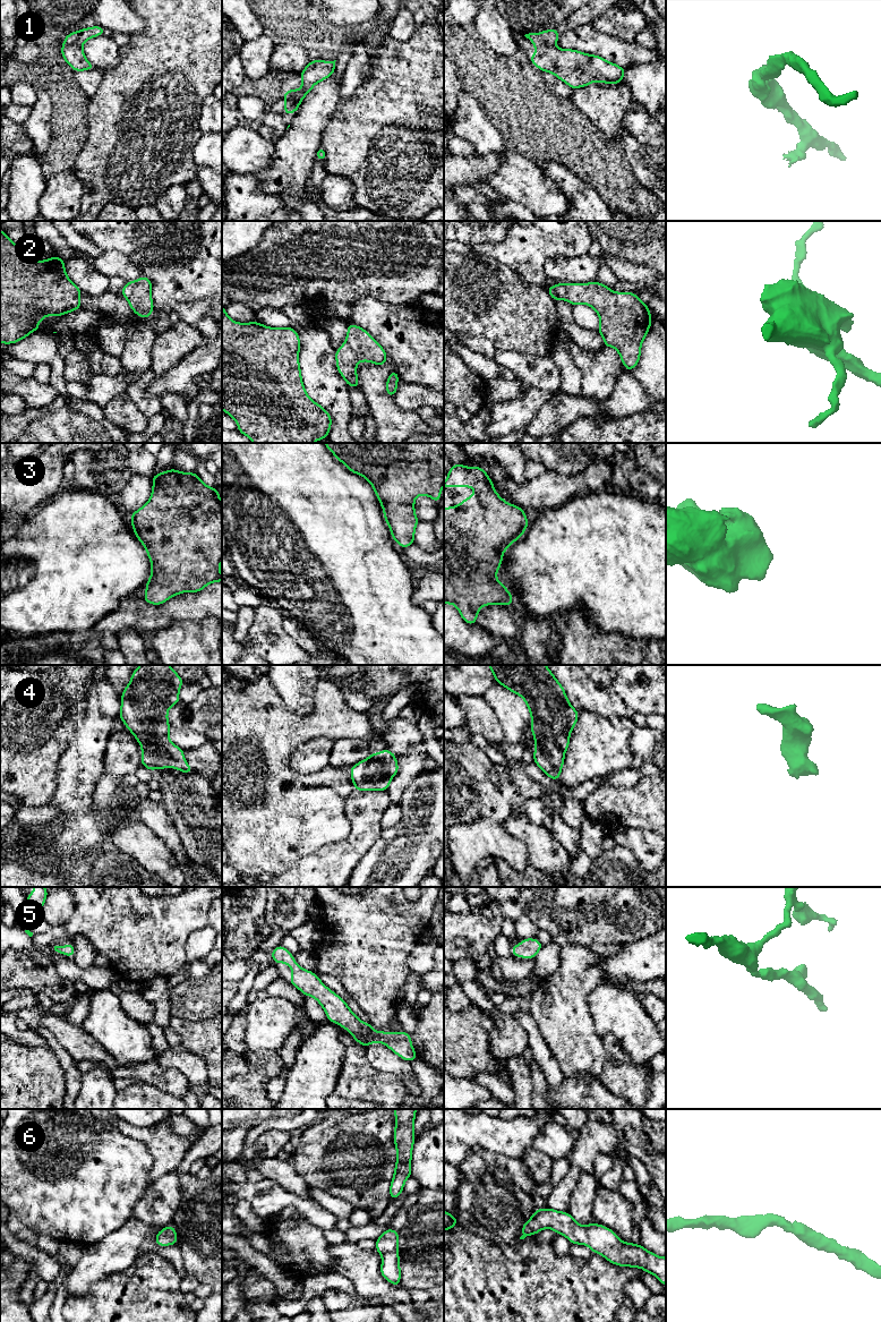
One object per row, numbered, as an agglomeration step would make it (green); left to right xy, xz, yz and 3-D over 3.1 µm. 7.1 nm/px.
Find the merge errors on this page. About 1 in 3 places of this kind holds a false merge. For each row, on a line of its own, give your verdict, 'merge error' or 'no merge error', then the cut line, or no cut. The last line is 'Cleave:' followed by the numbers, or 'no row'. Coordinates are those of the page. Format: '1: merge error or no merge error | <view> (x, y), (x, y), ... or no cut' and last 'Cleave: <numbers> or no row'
1: merge error | yz (535, 43), (554, 45)
2: no merge error | no cut
3: no merge error | no cut
4: no merge error | no cut
5: no merge error | no cut
6: no merge error | no cut
Cleave: 1

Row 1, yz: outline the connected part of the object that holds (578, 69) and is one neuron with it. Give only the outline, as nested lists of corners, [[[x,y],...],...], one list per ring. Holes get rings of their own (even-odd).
[[[534,44],[534,50],[536,54],[529,56],[530,61],[540,70],[555,75],[572,89],[588,86],[593,82],[618,84],[624,78],[624,68],[600,56],[547,44]]]

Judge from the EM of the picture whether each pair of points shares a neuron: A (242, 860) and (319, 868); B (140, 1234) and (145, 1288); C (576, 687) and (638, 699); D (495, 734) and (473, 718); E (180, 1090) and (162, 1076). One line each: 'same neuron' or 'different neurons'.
A: different neurons
B: different neurons
C: same neuron
D: same neuron
E: same neuron

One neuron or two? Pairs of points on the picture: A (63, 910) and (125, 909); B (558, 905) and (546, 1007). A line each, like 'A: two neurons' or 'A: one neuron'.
A: two neurons
B: two neurons

